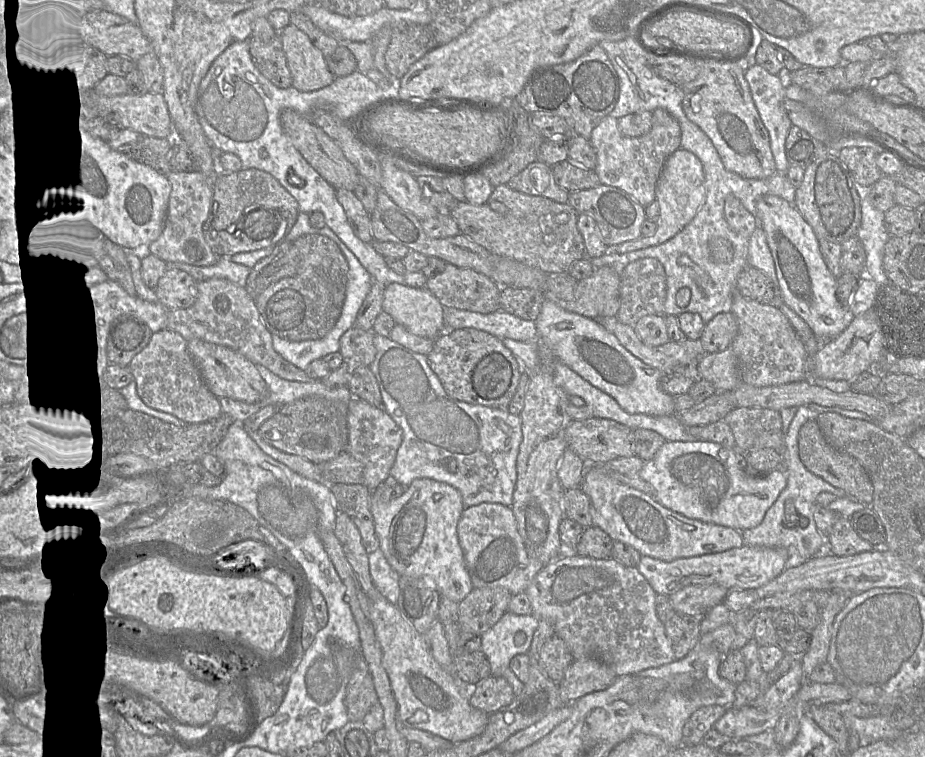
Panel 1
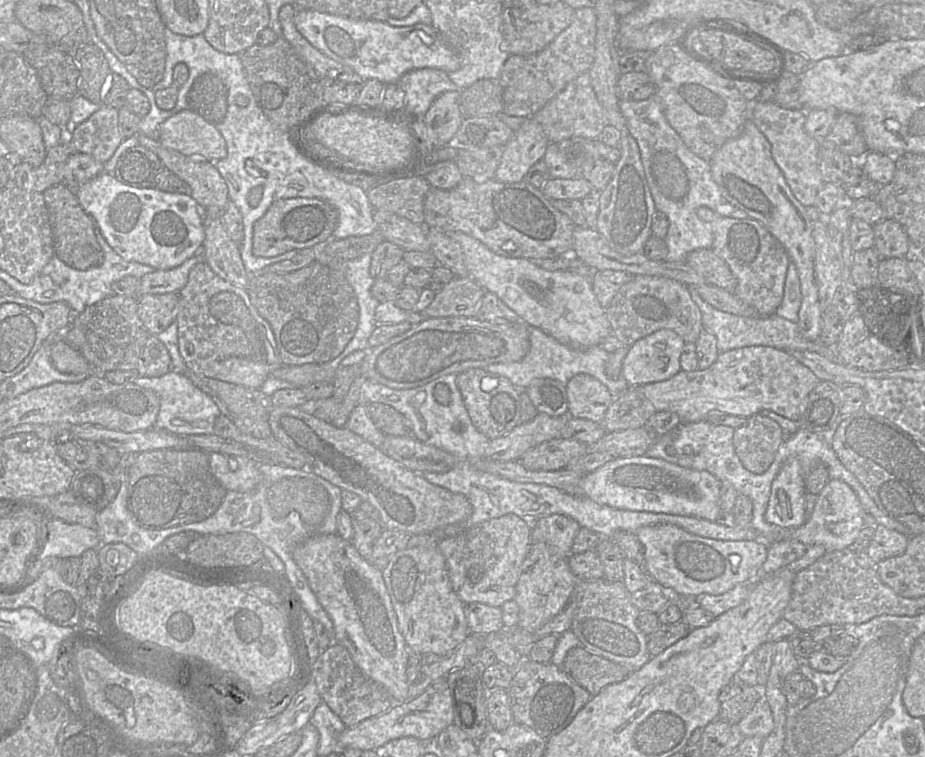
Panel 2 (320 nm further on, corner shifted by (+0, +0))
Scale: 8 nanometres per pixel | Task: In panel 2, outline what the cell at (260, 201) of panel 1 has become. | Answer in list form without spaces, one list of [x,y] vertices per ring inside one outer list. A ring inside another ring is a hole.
[[[307,197],[279,199],[255,222],[252,253],[257,257],[275,257],[293,249],[301,250],[317,244],[326,244],[332,238],[338,219],[337,209],[322,199]]]

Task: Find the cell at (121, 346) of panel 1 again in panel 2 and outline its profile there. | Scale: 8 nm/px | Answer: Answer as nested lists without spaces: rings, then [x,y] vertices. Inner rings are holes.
[[[150,335],[138,358],[136,372],[139,377],[160,377],[172,370],[168,350],[157,336]]]

